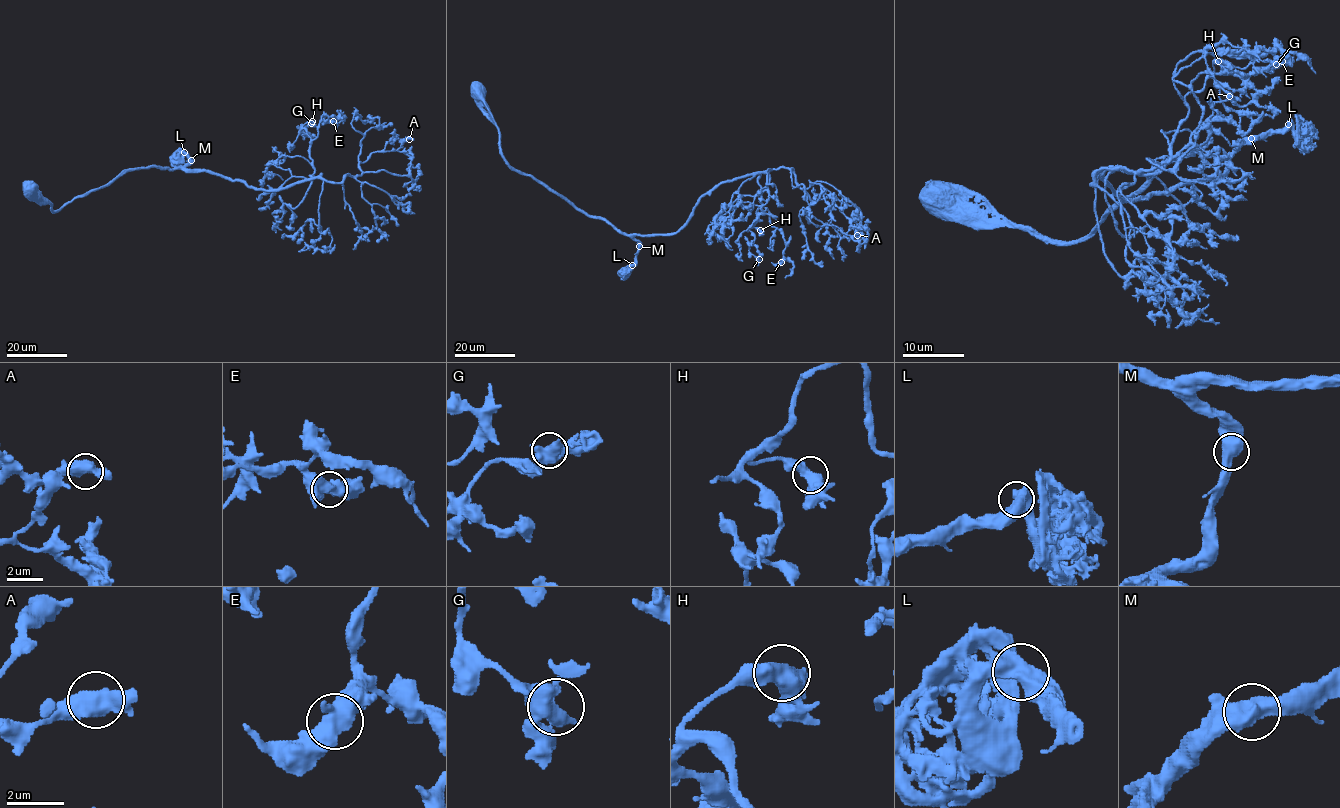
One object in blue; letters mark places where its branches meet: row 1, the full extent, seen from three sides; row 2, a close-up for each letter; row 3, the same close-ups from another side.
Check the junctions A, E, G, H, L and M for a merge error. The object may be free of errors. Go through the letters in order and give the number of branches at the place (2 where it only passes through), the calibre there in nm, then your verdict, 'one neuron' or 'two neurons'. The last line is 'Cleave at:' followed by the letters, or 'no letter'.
A: 2 branches meet; 650 nm thick; one neuron
E: 2 branches meet; 600 nm thick; one neuron
G: 2 branches meet; 650 nm thick; one neuron
H: 2 branches meet; 550 nm thick; one neuron
L: 2 branches meet; 600 nm thick; one neuron
M: 2 branches meet; 650 nm thick; one neuron
Cleave at: no letter

